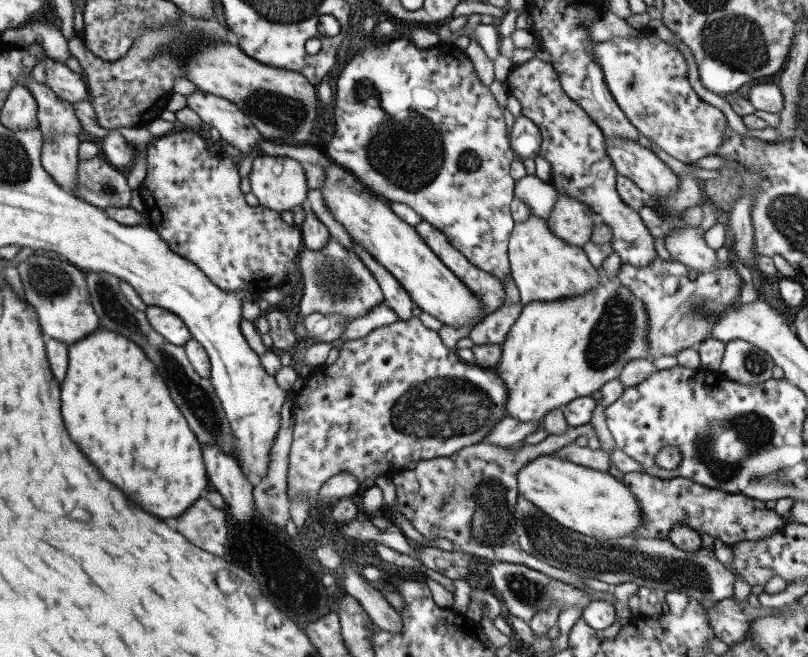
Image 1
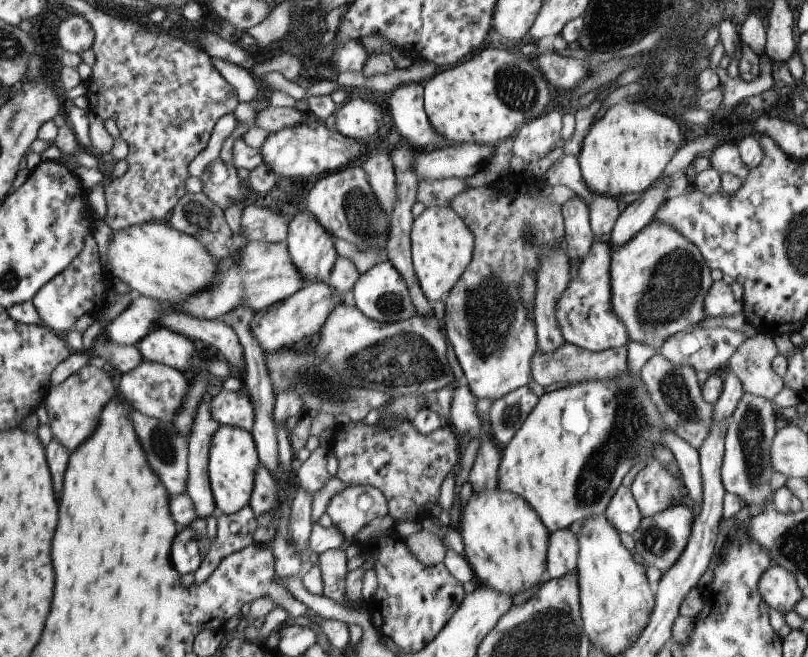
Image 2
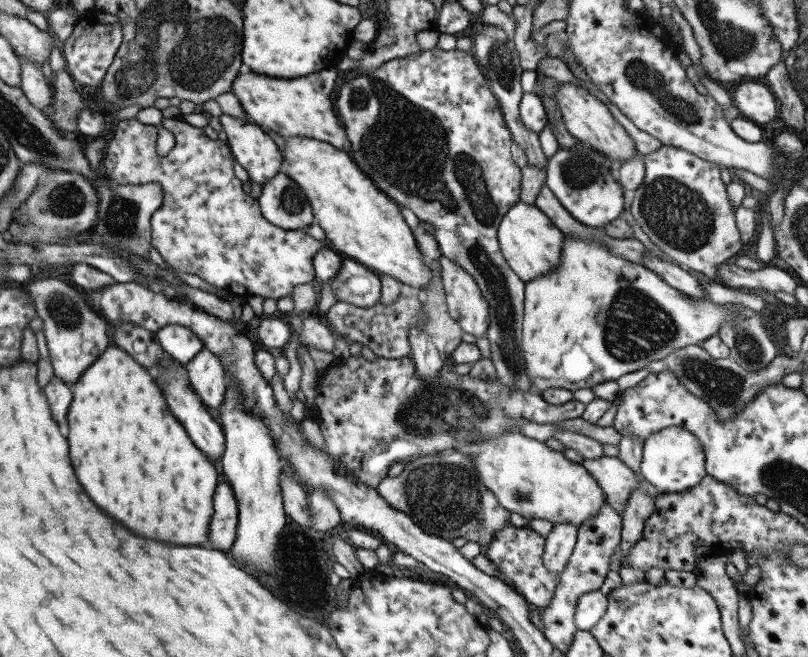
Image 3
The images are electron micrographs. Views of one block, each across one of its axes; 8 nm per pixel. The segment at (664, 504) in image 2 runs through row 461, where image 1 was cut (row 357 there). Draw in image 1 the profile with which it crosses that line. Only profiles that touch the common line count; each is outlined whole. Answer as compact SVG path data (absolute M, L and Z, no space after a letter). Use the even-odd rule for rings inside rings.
M657 255L654 262L646 268L636 268L622 263L618 277L622 284L628 286L646 305L650 360L662 355L676 355L688 348L696 348L704 339L711 336L714 321L728 307L736 305L735 298L740 296L741 292L741 278L730 263L720 266L714 272L700 272L688 268L681 262L664 260ZM667 275L678 278L677 289L672 294L668 294L662 286Z

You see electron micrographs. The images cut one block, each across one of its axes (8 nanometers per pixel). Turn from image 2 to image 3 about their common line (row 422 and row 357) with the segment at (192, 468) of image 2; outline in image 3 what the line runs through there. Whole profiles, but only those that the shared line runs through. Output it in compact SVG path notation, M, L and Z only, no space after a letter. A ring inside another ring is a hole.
M203 348L184 365L189 383L205 406L216 415L227 385L225 368L219 356Z

